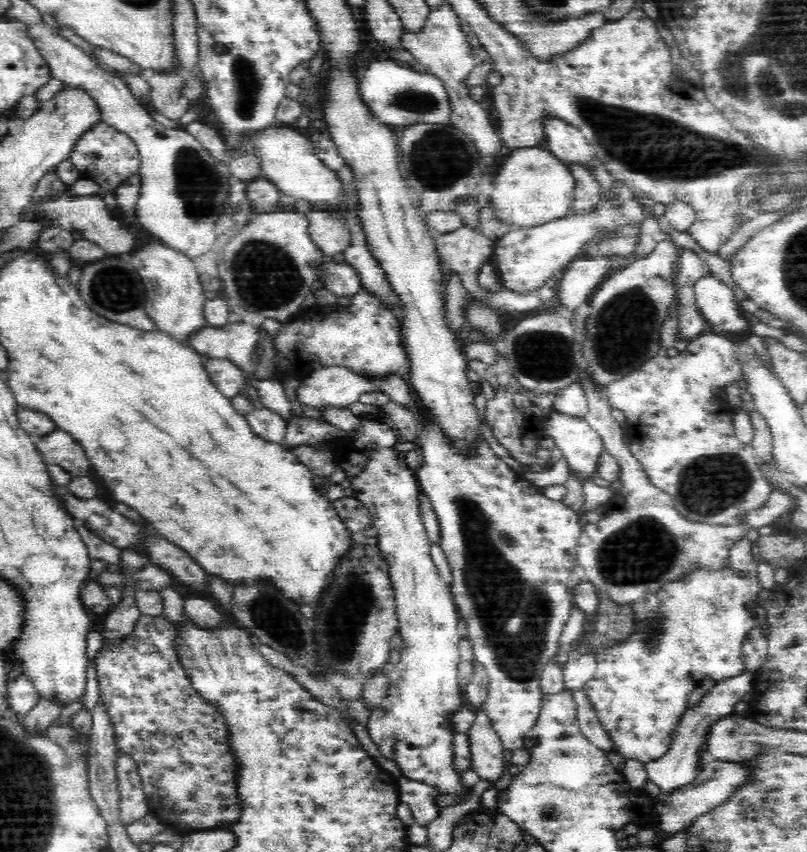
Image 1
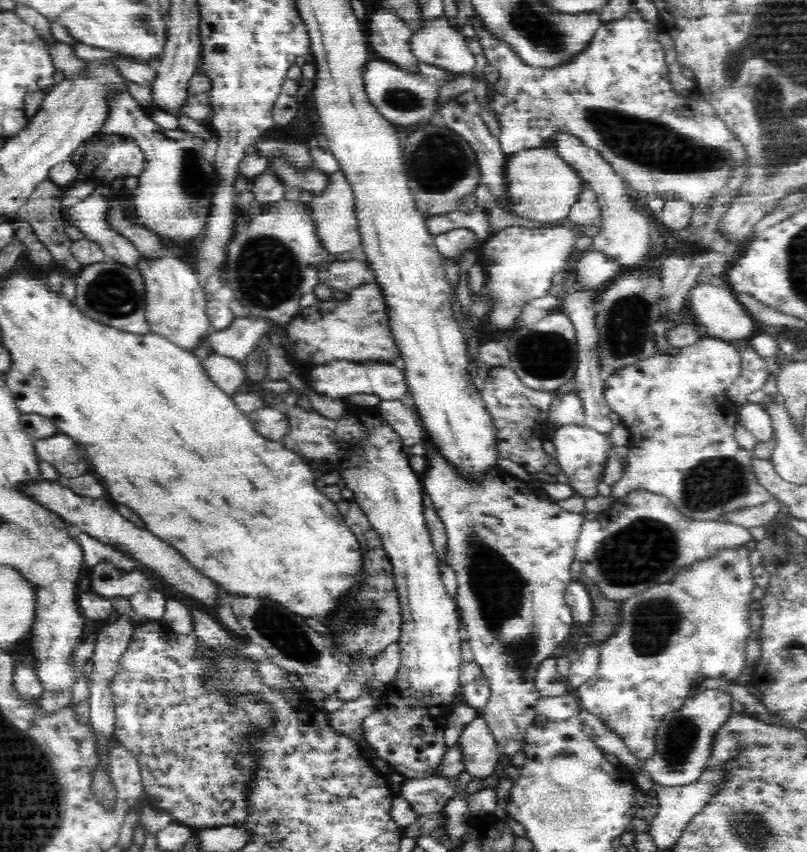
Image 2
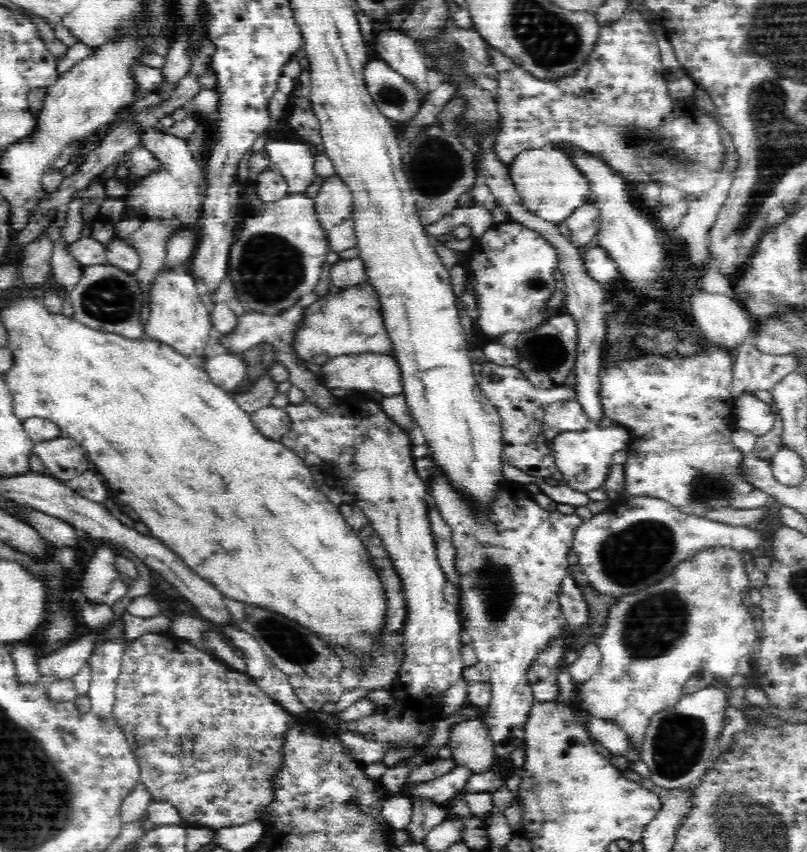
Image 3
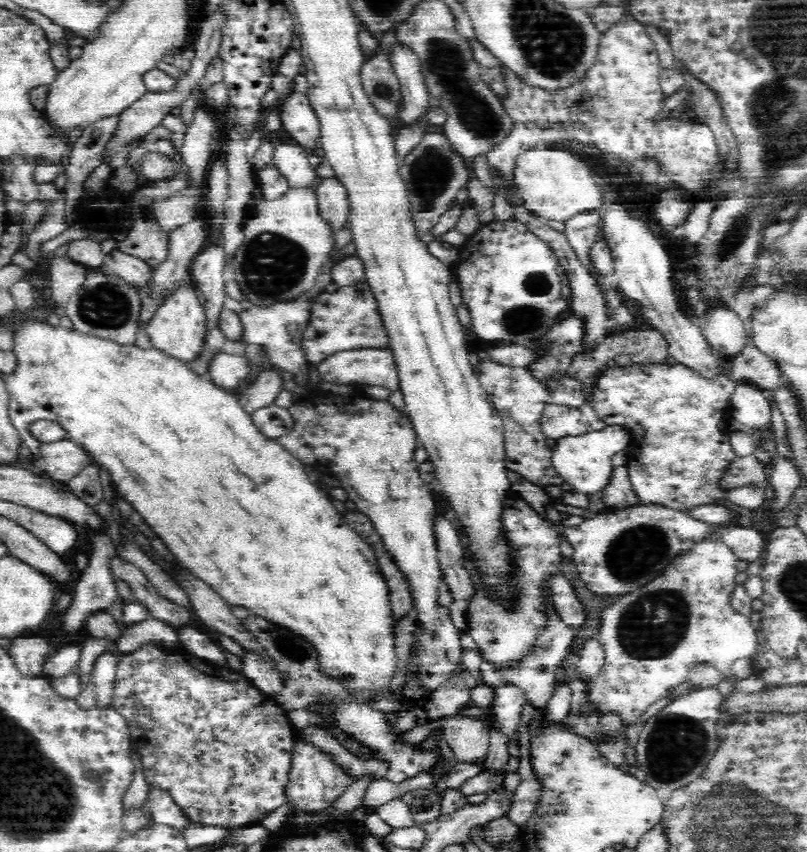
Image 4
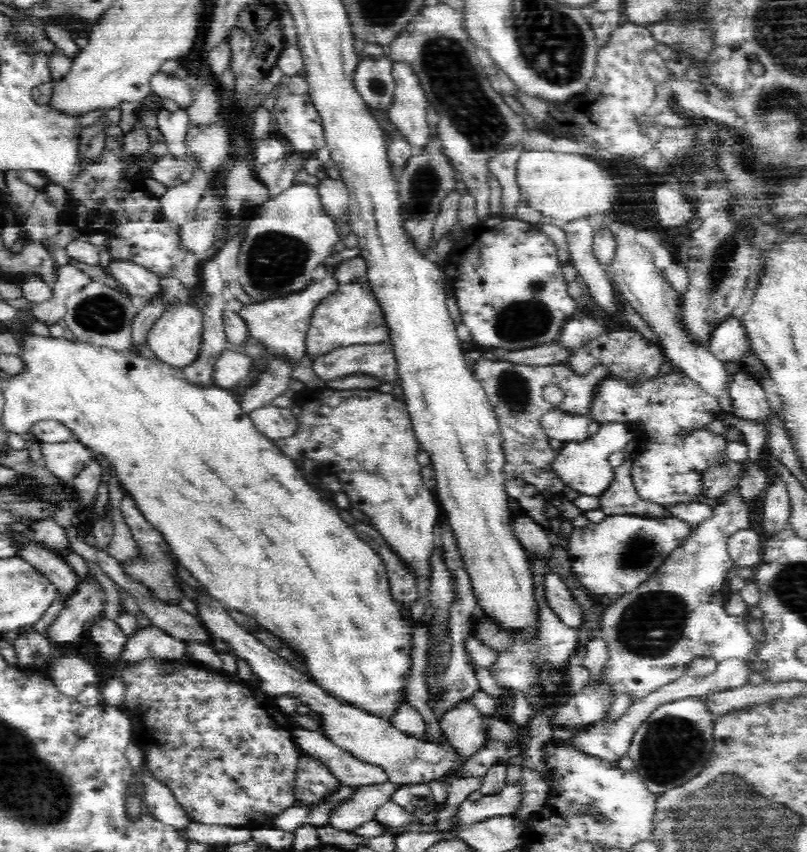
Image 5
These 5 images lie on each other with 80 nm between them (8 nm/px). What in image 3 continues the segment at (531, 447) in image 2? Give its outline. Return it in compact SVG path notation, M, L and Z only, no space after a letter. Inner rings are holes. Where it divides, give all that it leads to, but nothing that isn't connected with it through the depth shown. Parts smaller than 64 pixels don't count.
M487 362L482 371L482 380L479 382L484 396L496 407L497 413L502 419L502 461L508 465L524 471L527 475L543 479L563 480L563 475L555 464L554 451L546 445L546 438L536 440L536 420L540 418L540 408L550 403L562 403L577 400L576 386L566 387L554 385L550 390L544 390L544 386L534 385L520 369L515 366L502 366Z

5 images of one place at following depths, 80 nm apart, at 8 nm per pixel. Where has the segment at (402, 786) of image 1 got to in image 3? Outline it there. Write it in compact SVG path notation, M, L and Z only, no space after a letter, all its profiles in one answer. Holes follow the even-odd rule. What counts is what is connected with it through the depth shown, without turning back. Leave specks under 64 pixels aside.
M457 765L448 774L442 774L438 778L415 784L406 796L411 800L431 800L446 804L450 798L463 790L473 774L474 772L469 768Z

